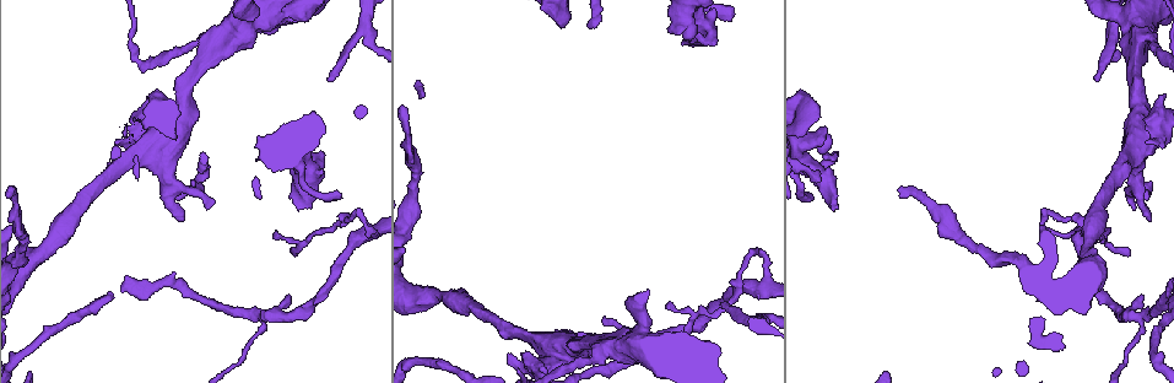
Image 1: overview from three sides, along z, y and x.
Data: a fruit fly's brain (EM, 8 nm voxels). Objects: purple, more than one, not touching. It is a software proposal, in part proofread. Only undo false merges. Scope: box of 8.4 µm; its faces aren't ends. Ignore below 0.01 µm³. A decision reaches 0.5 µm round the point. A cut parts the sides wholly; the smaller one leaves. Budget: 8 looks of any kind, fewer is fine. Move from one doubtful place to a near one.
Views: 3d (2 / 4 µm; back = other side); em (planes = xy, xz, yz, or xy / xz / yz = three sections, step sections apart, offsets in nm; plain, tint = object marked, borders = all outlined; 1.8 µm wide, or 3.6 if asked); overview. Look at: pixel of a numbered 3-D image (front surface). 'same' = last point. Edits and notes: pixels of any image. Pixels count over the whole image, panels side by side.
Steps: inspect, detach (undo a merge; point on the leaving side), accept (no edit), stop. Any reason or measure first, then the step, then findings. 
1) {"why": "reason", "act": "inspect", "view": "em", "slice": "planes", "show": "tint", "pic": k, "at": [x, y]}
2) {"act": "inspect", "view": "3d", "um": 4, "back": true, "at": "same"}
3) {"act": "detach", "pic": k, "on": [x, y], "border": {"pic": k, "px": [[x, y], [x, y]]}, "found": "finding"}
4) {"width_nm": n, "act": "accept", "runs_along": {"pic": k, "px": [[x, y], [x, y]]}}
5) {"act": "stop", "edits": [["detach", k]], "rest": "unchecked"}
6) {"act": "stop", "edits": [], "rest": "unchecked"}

{"why": "three arms meet", "act": "inspect", "view": "em", "um": 3.6, "slice": "planes", "show": "tint", "pic": 1, "at": [219, 41]}

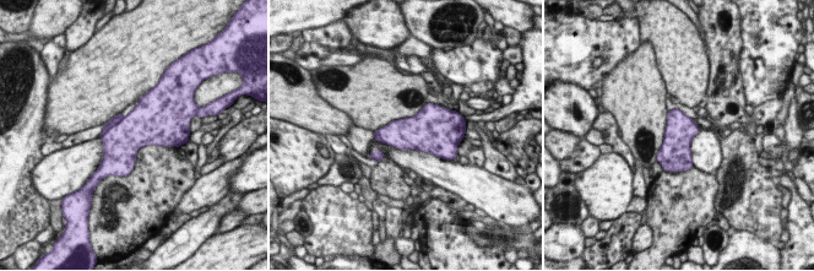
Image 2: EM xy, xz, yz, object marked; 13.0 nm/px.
{"width_nm": 400, "act": "detach", "pic": 2, "on": [114, 120], "part_leaving": {"pic": 2, "px": [[119, 114], [104, 129]]}, "found": "two neurons meet here"}

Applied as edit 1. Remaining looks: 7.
{"why": "two arms in line, one across", "act": "inspect", "view": "3d", "um": 4, "pic": 1, "at": [1137, 318]}

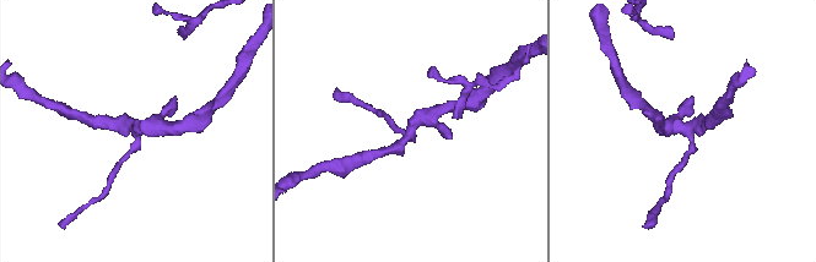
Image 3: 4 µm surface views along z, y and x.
{"act": "inspect", "view": "em", "slice": "planes", "show": "tint", "pic": 3, "at": [687, 129]}

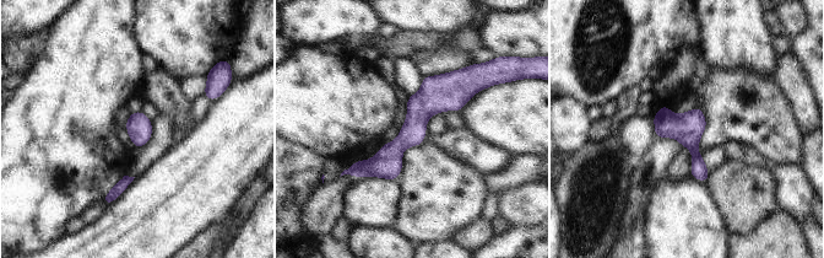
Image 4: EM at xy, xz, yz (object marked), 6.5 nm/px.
{"width_nm": 160, "act": "accept", "found": "all the same neuron"}

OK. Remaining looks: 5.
{"act": "inspect", "view": "overview"}

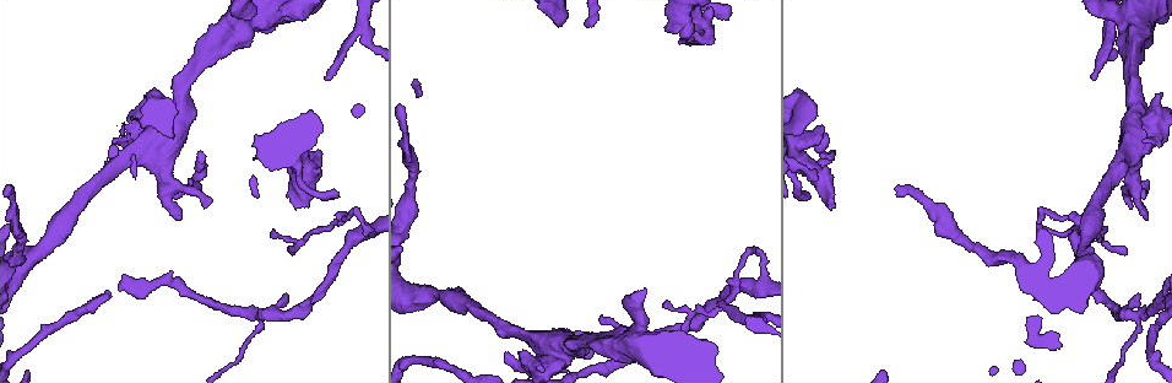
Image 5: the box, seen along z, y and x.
{"why": "arms part here", "act": "inspect", "view": "3d", "um": 2, "pic": 5, "at": [361, 23]}

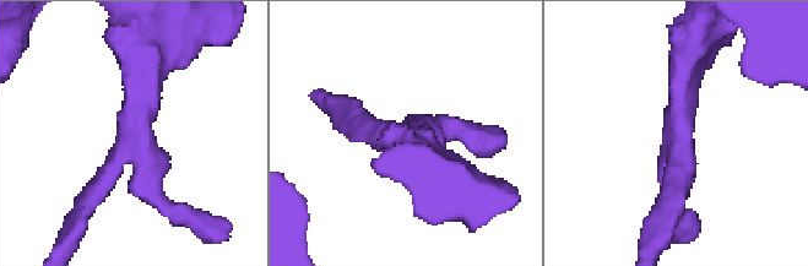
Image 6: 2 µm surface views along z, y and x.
{"arms": 3, "arm_widths_nm": [170, 170, 280], "act": "inspect", "view": "em", "um": 3.6, "slice": "planes", "show": "borders", "pic": 6, "at": [133, 137]}

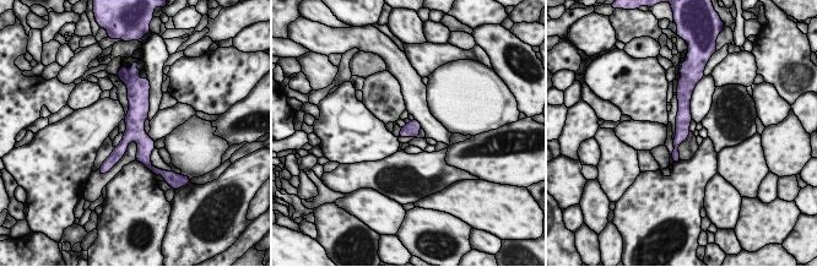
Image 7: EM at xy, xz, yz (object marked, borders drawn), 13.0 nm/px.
{"act": "accept", "found": "continuous, no second neuron"}

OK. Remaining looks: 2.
{"act": "stop", "edits": [["detach", 2]], "rest": "unchecked"}

